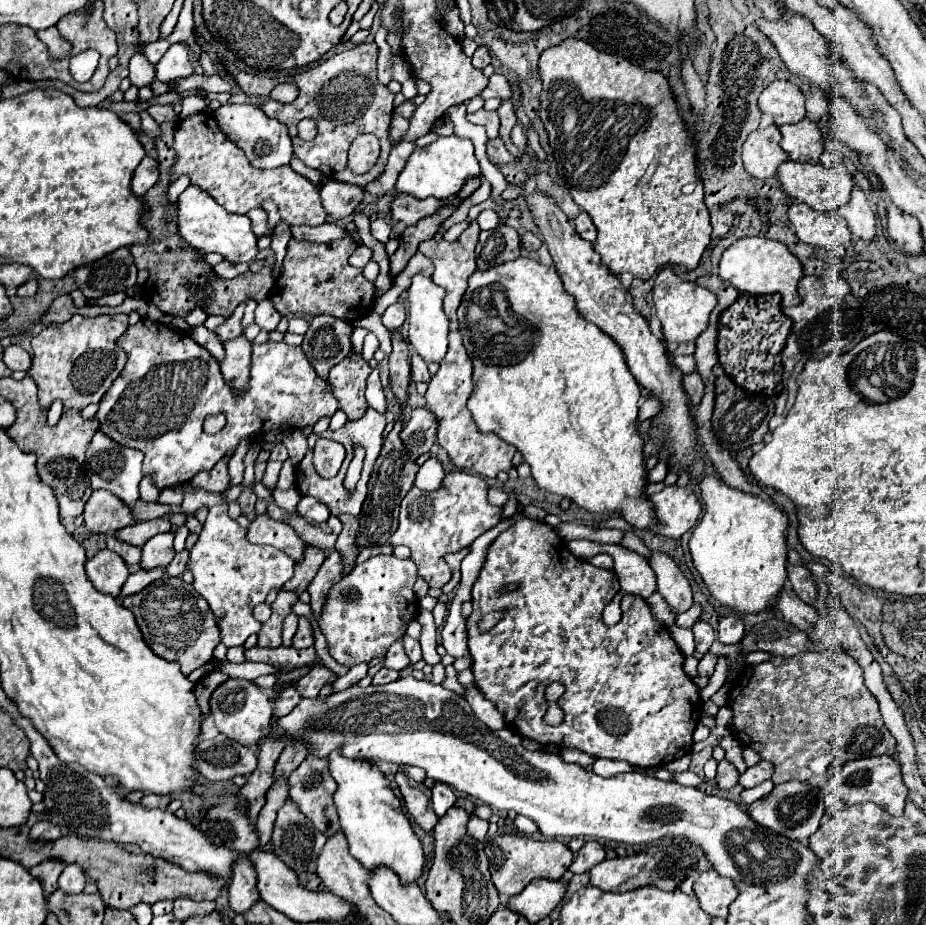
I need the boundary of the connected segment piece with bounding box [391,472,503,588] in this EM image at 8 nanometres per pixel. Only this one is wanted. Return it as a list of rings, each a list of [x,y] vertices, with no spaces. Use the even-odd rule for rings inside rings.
[[[449,472],[445,474],[441,488],[425,492],[413,486],[403,498],[399,528],[391,536],[391,544],[403,544],[411,550],[411,558],[419,566],[419,576],[425,578],[429,586],[443,588],[449,582],[451,570],[443,560],[447,552],[457,552],[471,546],[475,538],[499,524],[503,510],[489,504],[487,490],[489,486],[481,476],[467,472]]]

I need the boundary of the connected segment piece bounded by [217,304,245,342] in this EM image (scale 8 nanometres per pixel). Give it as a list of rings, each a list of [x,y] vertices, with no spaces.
[[[239,304],[239,308],[235,308],[235,312],[231,314],[231,318],[227,318],[223,322],[223,326],[217,328],[217,336],[221,342],[233,340],[237,336],[241,336],[241,316],[243,316],[243,308],[245,304]]]

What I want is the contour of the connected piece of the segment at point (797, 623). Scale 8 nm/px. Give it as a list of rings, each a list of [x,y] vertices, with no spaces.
[[[785,584],[783,592],[777,598],[777,608],[783,612],[785,620],[791,622],[795,628],[799,628],[805,634],[811,634],[811,628],[819,620],[819,612],[813,606],[807,606],[803,600],[799,600],[793,594],[791,584]]]

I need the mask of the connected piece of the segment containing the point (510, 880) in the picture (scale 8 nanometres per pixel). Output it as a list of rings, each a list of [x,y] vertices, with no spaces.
[[[515,834],[493,838],[489,844],[485,844],[485,854],[489,858],[489,870],[491,870],[493,884],[503,898],[519,894],[535,878],[561,880],[561,876],[567,872],[567,868],[573,862],[573,854],[563,842],[533,840],[529,836],[515,836]]]

